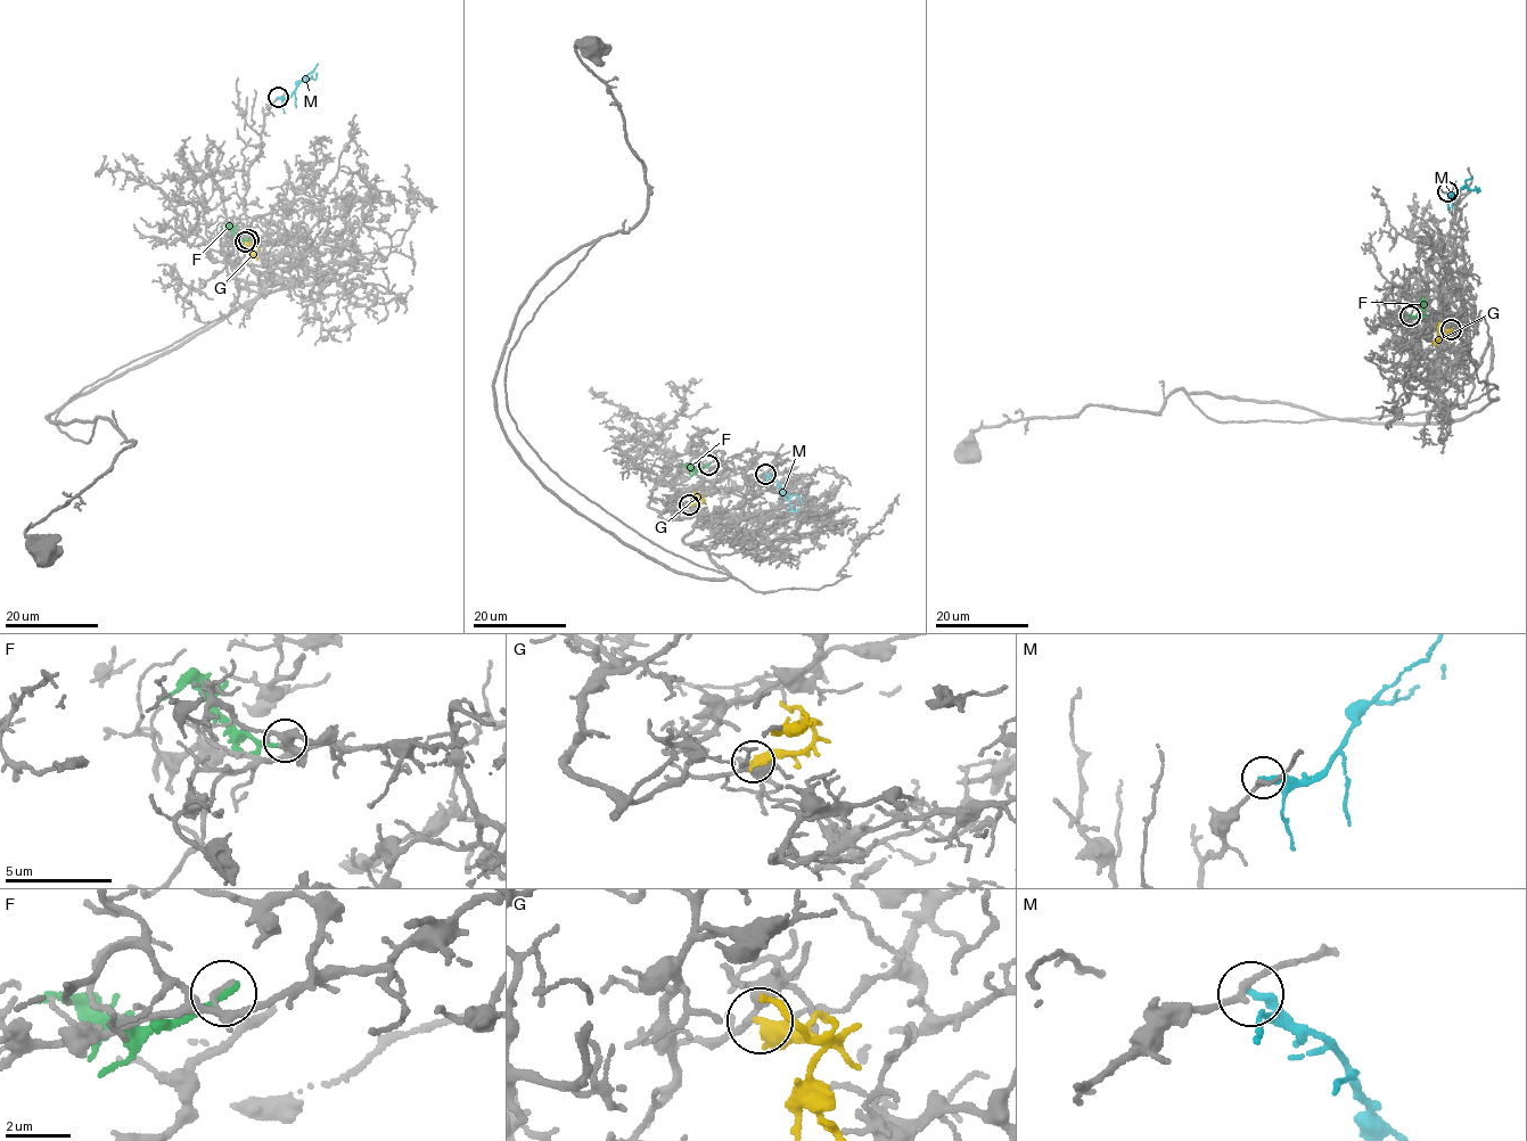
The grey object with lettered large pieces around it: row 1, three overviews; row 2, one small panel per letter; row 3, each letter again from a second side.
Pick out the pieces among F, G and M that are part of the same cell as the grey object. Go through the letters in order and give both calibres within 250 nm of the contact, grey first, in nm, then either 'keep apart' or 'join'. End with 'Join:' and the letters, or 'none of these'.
F: 130 nm thick on the grey side, 240 nm on the other; keep apart
G: 240 nm thick on the grey side, 460 nm on the other; join
M: 190 nm thick on the grey side, 280 nm on the other; keep apart
Join: G

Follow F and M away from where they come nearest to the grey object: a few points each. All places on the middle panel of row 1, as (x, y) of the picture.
F: (708, 464), (695, 468), (681, 466)
M: (765, 473), (779, 483), (791, 510), (798, 508)

